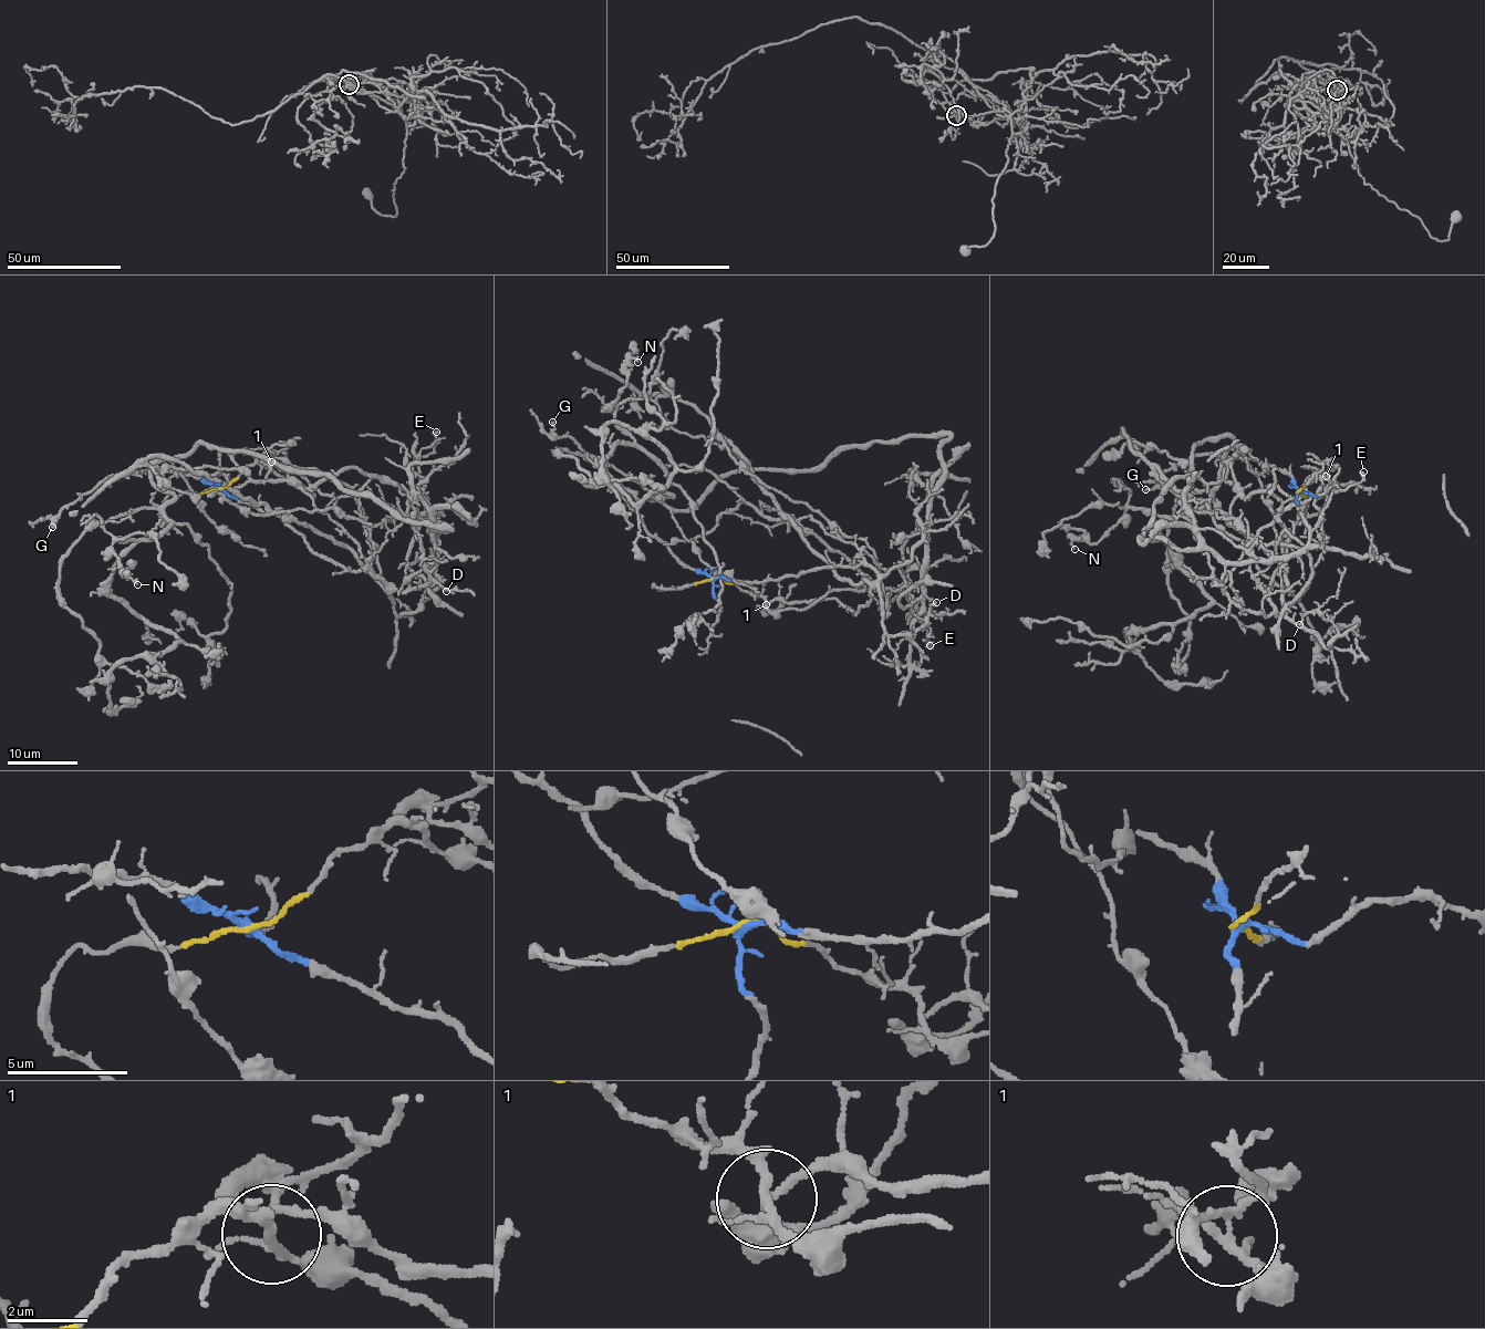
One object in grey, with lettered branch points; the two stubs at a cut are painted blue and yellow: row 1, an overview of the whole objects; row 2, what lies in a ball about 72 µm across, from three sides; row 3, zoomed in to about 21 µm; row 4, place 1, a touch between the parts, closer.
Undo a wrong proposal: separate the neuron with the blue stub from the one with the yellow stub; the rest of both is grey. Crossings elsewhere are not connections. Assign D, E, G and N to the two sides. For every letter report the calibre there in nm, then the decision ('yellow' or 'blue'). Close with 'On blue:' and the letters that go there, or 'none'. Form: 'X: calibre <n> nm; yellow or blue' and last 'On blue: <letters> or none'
D: calibre 200 nm; blue
E: calibre 120 nm; yellow
G: calibre 130 nm; blue
N: calibre 160 nm; yellow
On blue: D, G

